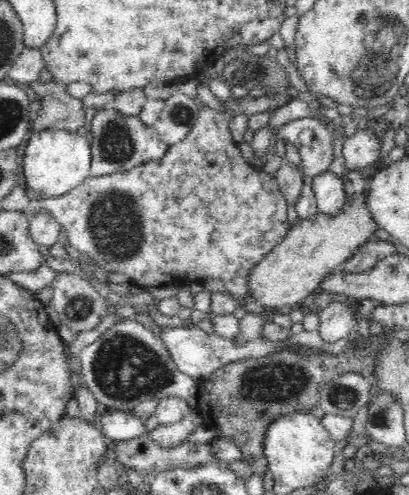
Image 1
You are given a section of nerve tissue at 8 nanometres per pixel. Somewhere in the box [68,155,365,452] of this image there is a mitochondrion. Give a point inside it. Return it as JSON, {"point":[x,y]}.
{"point":[124,368]}

